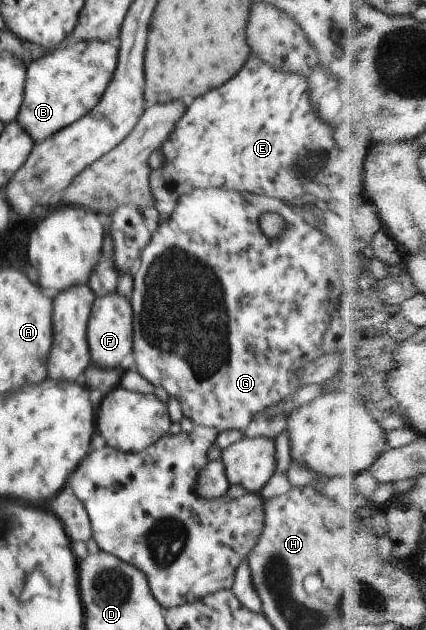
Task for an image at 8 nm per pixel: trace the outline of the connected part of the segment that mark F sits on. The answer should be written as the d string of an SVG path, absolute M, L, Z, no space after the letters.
M118 292L108 293L104 297L95 297L86 332L91 364L100 369L120 368L124 358L133 353L134 325L133 311L129 299L122 297Z

